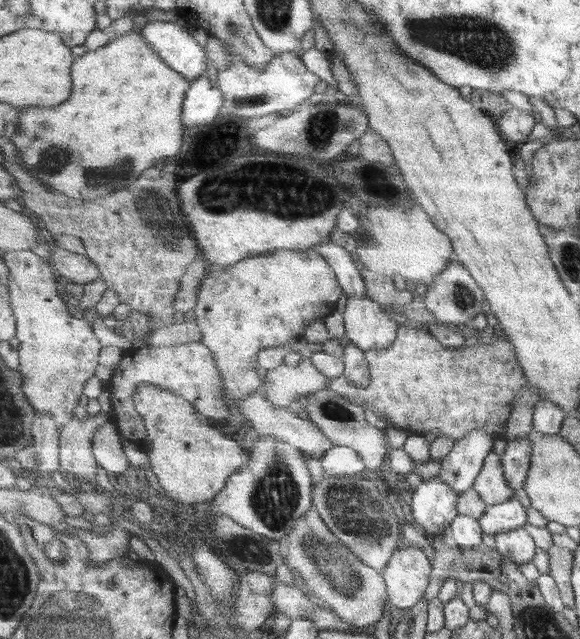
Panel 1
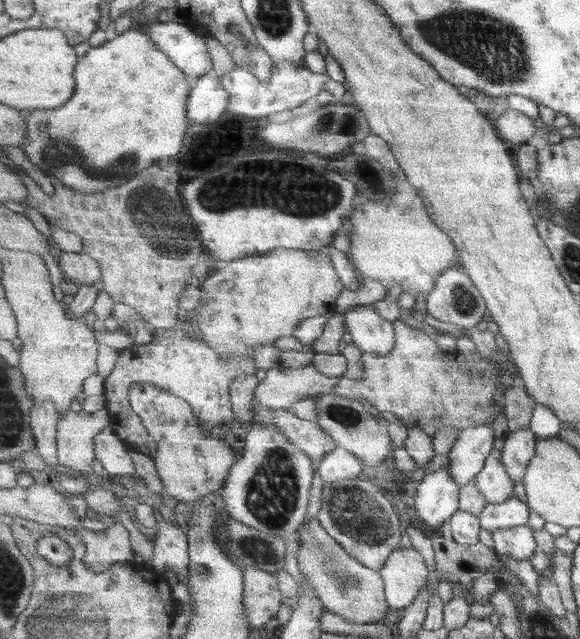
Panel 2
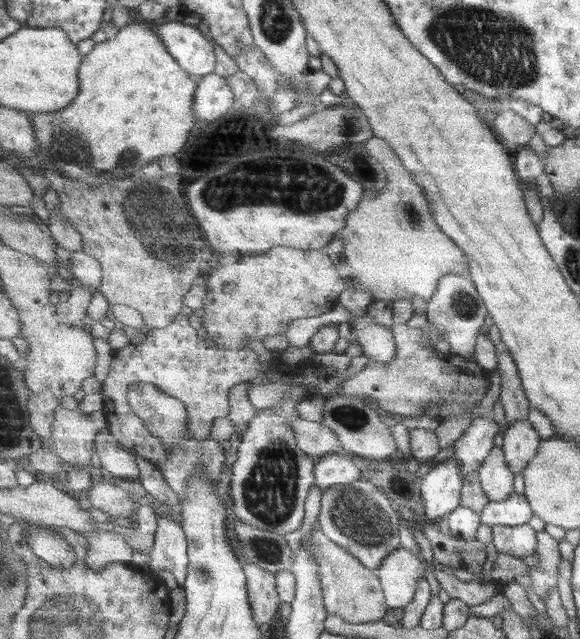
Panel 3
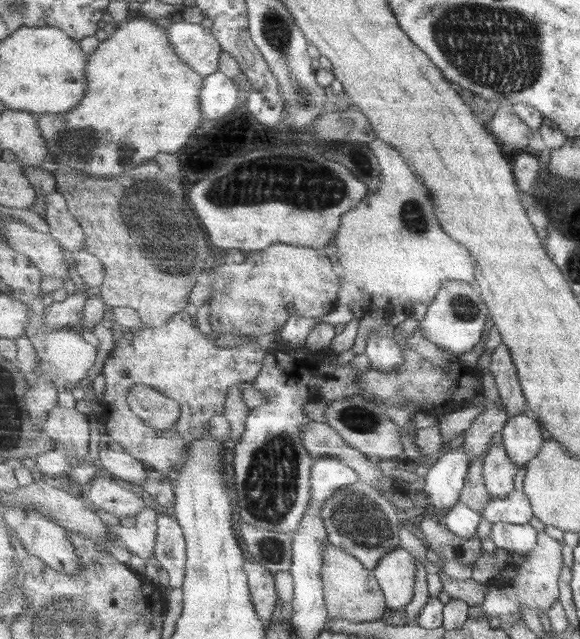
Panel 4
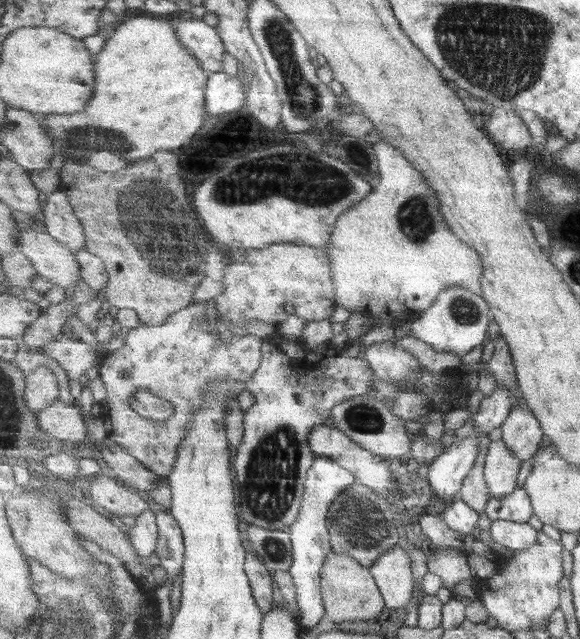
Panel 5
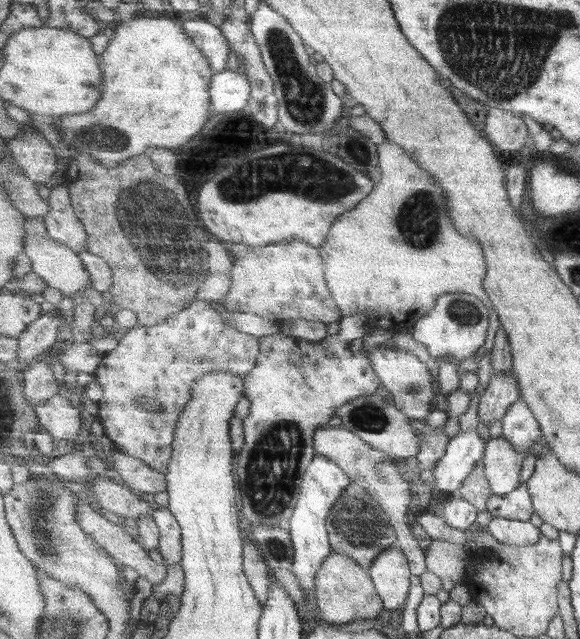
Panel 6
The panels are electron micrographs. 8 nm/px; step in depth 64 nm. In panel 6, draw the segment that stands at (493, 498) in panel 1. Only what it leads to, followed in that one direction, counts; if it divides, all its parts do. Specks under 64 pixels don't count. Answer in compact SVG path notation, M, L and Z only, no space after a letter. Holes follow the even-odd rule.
M503 433L488 440L484 464L493 495L509 495L521 486L526 458L526 453L519 453L513 449L513 445L505 439Z

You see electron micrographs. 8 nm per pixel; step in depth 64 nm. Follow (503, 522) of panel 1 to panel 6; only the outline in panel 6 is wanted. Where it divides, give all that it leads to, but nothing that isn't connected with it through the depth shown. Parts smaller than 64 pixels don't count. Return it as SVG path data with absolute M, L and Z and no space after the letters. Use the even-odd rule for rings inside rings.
M523 483L509 495L492 495L489 498L488 512L493 519L504 517L512 520L529 521L535 513L527 484Z

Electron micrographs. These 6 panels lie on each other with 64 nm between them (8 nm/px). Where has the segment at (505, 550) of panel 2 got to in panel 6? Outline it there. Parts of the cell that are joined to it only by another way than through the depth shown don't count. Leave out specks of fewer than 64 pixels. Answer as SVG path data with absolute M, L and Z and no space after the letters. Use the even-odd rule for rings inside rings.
M504 517L493 519L488 532L501 544L511 546L527 546L537 544L542 535L539 527L533 526L529 521L512 520Z

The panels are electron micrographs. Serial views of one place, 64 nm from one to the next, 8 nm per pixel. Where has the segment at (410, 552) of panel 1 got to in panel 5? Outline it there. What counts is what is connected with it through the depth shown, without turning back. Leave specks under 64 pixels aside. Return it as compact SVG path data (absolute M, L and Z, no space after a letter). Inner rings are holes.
M401 545L381 555L370 572L384 596L387 608L406 608L412 602L415 593L412 558Z

